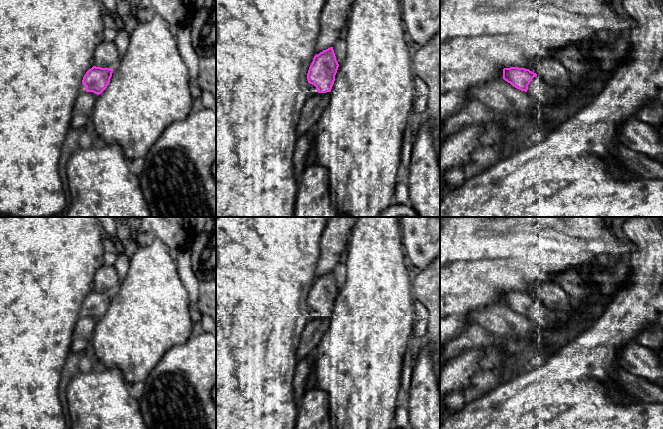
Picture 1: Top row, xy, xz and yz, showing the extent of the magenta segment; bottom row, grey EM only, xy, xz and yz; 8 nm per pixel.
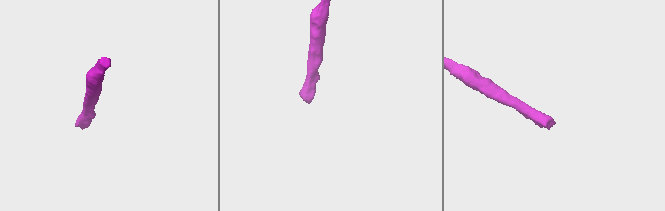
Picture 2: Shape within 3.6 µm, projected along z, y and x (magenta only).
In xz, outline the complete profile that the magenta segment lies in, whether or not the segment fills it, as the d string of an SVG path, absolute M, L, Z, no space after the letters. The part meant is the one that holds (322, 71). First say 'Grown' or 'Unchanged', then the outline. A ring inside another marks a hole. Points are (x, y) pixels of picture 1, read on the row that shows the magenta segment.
Grown. M333 47L314 56L307 73L310 96L331 91L338 67Z

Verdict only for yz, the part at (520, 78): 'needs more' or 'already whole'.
needs more

